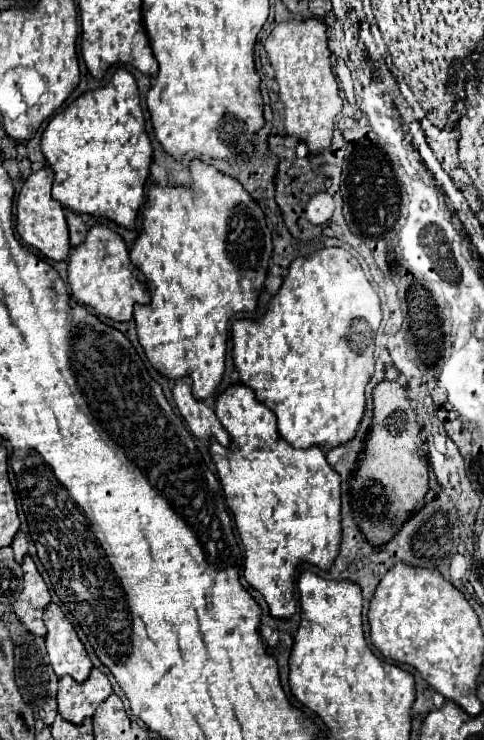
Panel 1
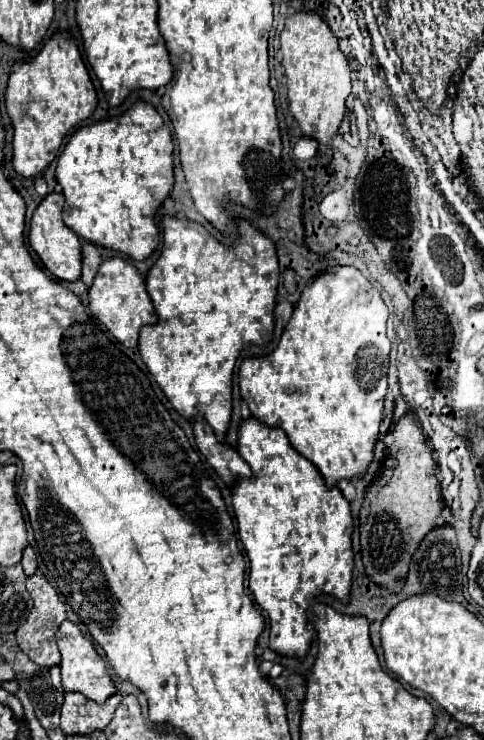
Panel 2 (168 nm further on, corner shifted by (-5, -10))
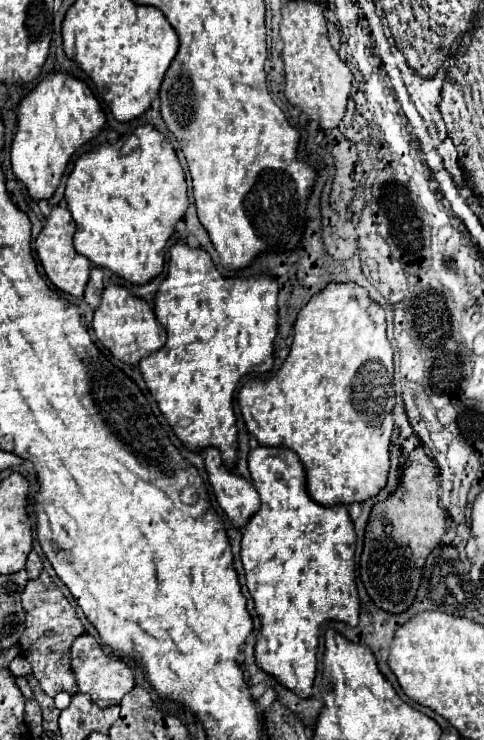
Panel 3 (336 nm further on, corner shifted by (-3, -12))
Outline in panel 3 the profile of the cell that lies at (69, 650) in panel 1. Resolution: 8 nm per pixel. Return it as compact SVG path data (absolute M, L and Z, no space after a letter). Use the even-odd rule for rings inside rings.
M80 634L74 638L70 648L70 666L76 678L78 692L88 694L100 708L114 706L134 688L134 674L132 670L114 654L106 654L104 648L94 640L90 634Z

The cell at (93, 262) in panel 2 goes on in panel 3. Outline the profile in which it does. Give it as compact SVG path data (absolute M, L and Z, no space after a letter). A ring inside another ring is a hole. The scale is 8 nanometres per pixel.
M92 266L92 270L90 270L90 280L88 280L86 290L84 290L84 300L86 300L92 308L96 308L96 304L100 302L100 292L102 292L102 290L104 290L104 272L102 272L102 268Z

